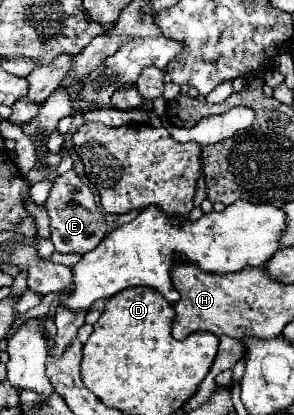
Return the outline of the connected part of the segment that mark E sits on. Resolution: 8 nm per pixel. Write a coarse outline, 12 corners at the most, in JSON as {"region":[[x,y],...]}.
{"region":[[75,170],[45,202],[57,252],[85,254],[107,236]]}

